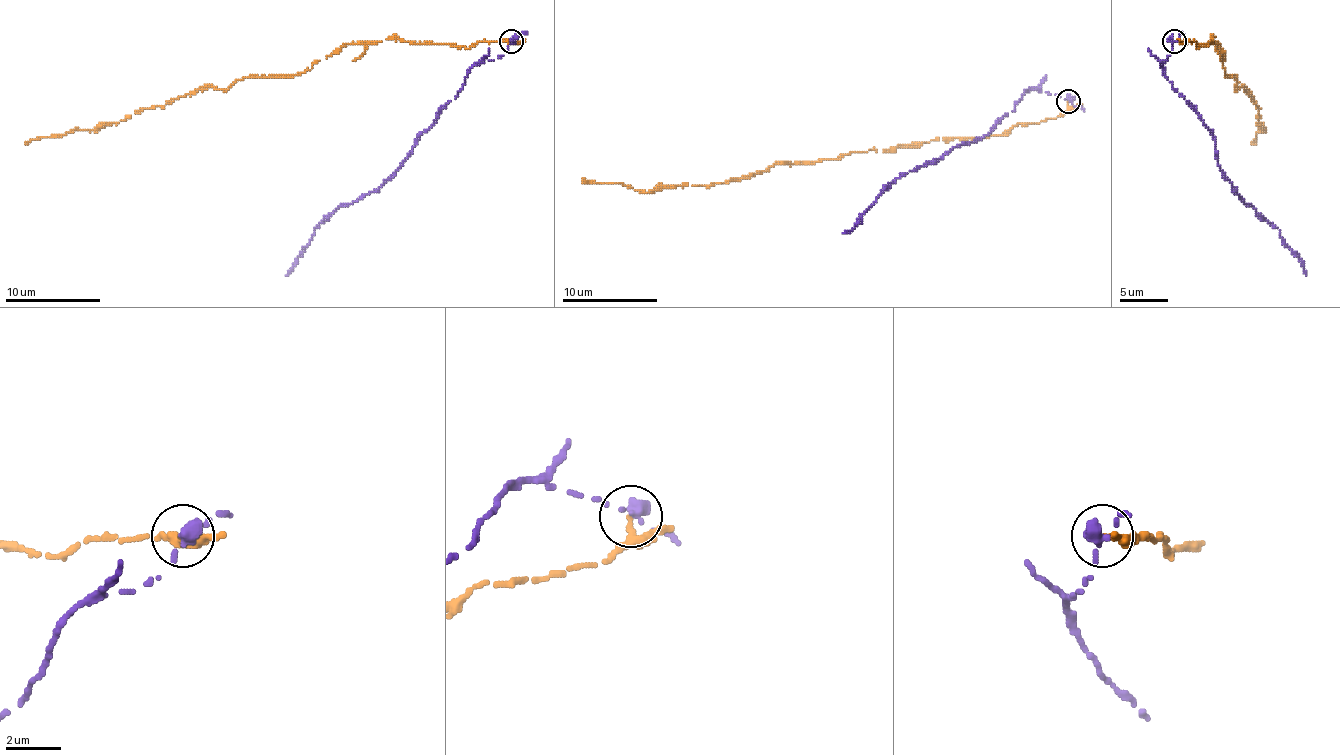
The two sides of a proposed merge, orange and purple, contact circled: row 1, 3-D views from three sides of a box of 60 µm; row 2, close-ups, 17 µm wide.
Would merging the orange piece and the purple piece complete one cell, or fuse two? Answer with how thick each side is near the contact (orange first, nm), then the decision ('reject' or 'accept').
170 nm thick on the orange side, 500 nm on the other; reject

